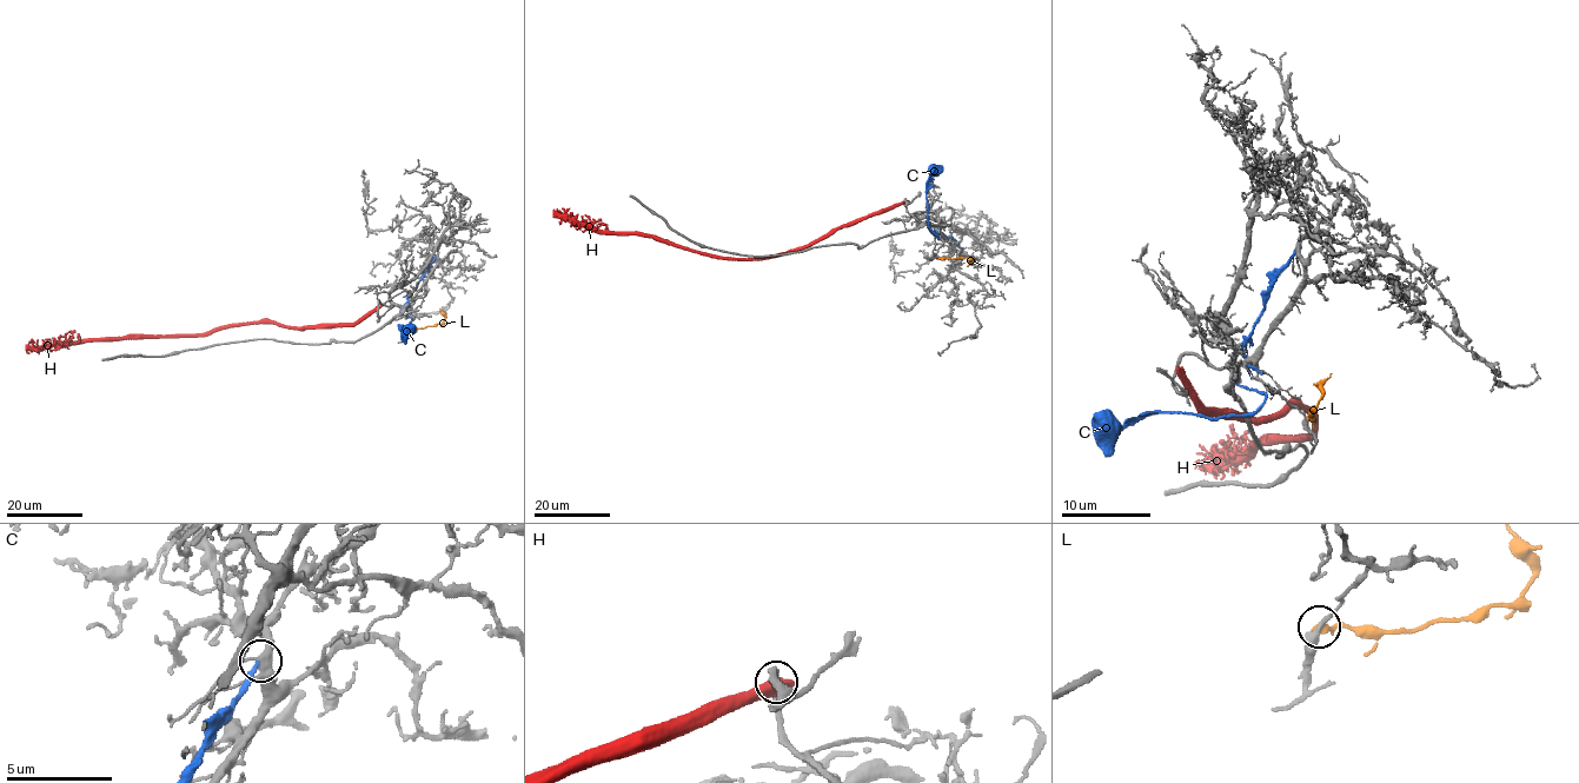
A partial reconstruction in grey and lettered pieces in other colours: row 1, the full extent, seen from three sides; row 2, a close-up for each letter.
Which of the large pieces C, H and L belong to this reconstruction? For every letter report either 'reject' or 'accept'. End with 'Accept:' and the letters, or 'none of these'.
C: reject
H: reject
L: reject
Accept: none of these

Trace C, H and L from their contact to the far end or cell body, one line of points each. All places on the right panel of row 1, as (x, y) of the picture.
C: (1296, 249), (1234, 360), (1239, 383), (1266, 396), (1254, 412), (1216, 418), (1147, 412), (1120, 425), (1093, 415)
H: (1179, 370), (1205, 407), (1249, 418), (1293, 407), (1313, 417), (1306, 437), (1271, 437), (1216, 463), (1216, 479)
L: (1308, 418), (1313, 418), (1311, 410), (1321, 396), (1321, 385), (1331, 373)

